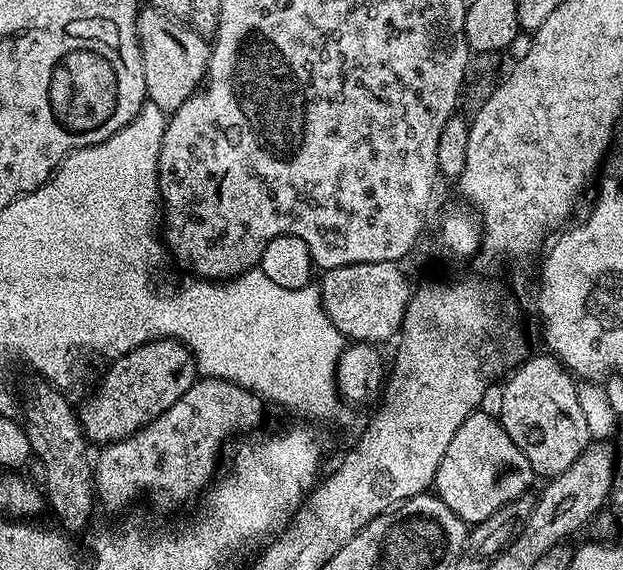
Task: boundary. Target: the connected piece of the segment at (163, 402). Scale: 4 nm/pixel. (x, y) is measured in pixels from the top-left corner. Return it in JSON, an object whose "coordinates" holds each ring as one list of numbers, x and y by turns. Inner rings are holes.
{"coordinates":[[151,340,126,354,115,357,109,364,112,365,105,370,96,393,78,408,80,429,84,431,84,437,96,446,112,444,115,440,132,436,158,414,174,406,174,402,178,402,178,398,182,398,182,394,186,394,186,390,190,390,190,386,198,379,196,359,192,356,192,351,177,340]]}

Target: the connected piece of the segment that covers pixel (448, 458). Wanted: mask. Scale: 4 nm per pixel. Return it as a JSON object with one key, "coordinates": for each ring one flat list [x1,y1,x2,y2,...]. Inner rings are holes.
{"coordinates":[[484,411,471,412,466,422,458,426,450,446,446,446,446,454,442,454,434,481,435,495,469,526,481,524,490,514,502,510,502,506,519,500,534,481,532,467,522,450,514,446,499,419]]}

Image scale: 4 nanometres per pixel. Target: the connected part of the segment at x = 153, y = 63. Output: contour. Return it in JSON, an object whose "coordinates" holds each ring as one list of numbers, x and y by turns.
{"coordinates":[[141,7,140,17,136,20,136,29,140,35,142,50,142,74,146,78,147,99,158,106,165,114,171,114,186,102,203,85,208,75,209,41,203,40,187,23,181,22,174,16,167,16,162,10]]}

